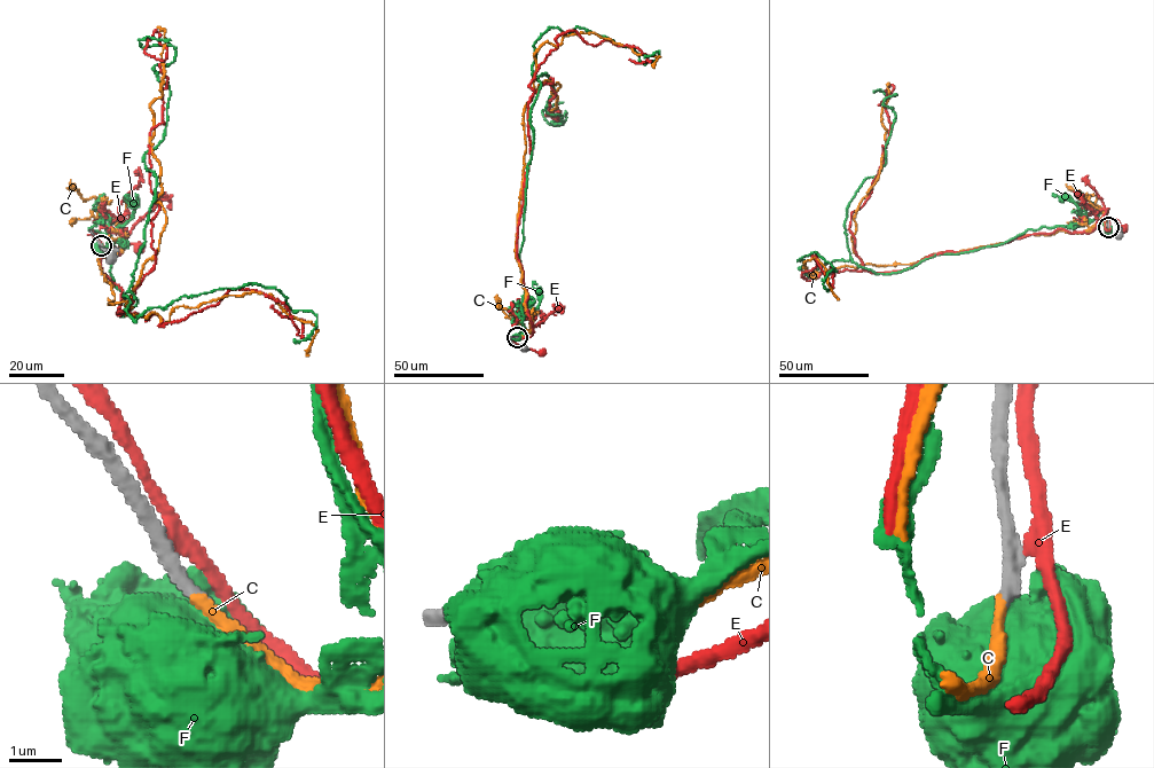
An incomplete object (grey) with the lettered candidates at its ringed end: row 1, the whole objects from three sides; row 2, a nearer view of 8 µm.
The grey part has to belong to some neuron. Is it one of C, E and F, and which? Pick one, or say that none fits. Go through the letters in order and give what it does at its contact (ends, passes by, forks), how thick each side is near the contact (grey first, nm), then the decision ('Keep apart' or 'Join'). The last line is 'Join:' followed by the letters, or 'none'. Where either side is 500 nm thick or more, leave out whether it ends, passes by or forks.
C: It ends there. Thickness 300 nm (grey) against 190 nm. Join
E: It passes by. Thickness 280 nm (grey) against 260 nm. Keep apart
F: Thickness 280 nm (grey) against 650 nm. Keep apart
Join: C

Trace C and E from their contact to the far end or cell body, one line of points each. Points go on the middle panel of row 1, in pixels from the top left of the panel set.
C: (517, 337), (531, 330), (515, 250), (534, 53), (564, 36), (594, 32), (660, 56), (654, 68)
E: (516, 337), (515, 342), (521, 346), (543, 353)

